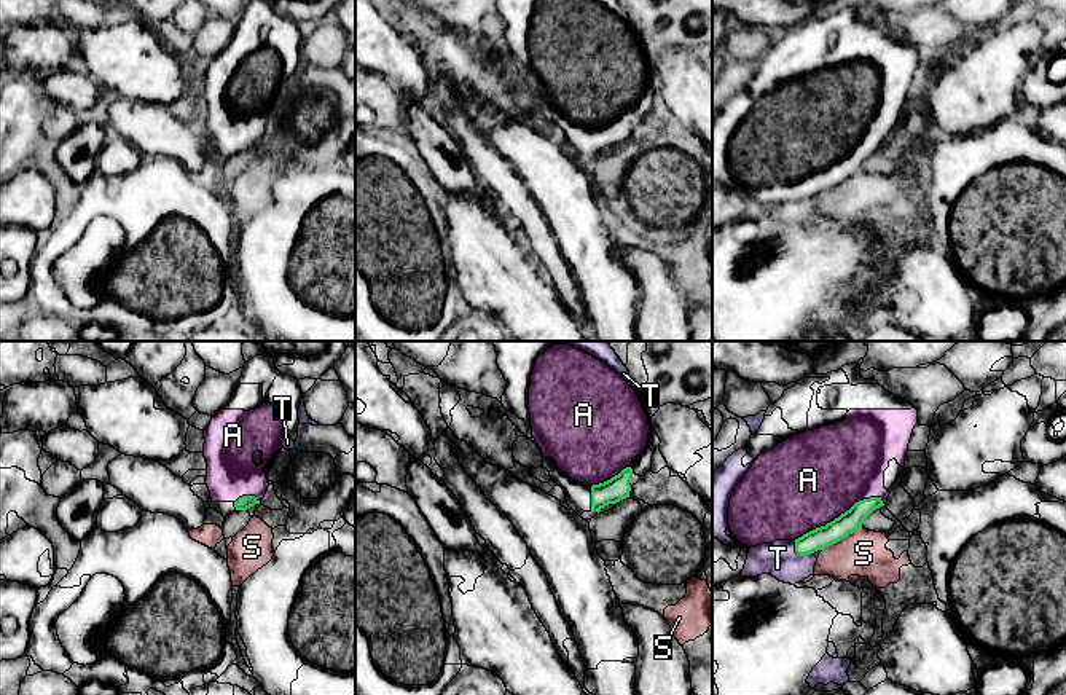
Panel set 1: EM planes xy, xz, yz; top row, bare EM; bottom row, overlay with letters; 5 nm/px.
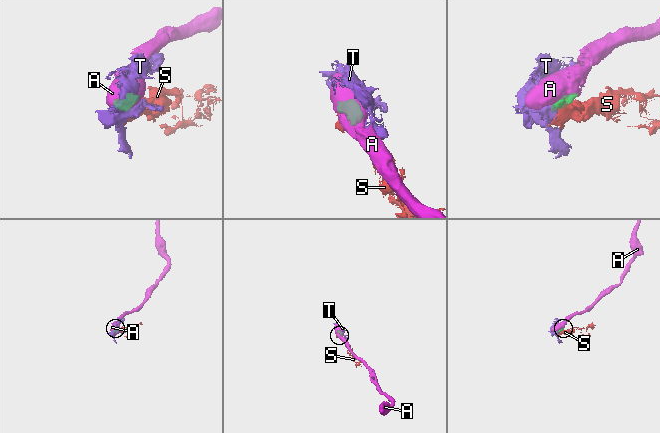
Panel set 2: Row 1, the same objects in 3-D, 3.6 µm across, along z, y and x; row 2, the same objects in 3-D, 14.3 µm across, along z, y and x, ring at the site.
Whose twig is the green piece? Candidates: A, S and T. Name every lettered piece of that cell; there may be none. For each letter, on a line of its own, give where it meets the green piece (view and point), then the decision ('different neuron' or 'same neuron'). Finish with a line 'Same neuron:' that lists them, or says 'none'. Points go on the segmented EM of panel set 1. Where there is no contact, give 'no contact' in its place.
A: contact yz (840, 515); same neuron
S: contact yz (842, 537); different neuron
T: contact yz (797, 553); different neuron
Same neuron: A

